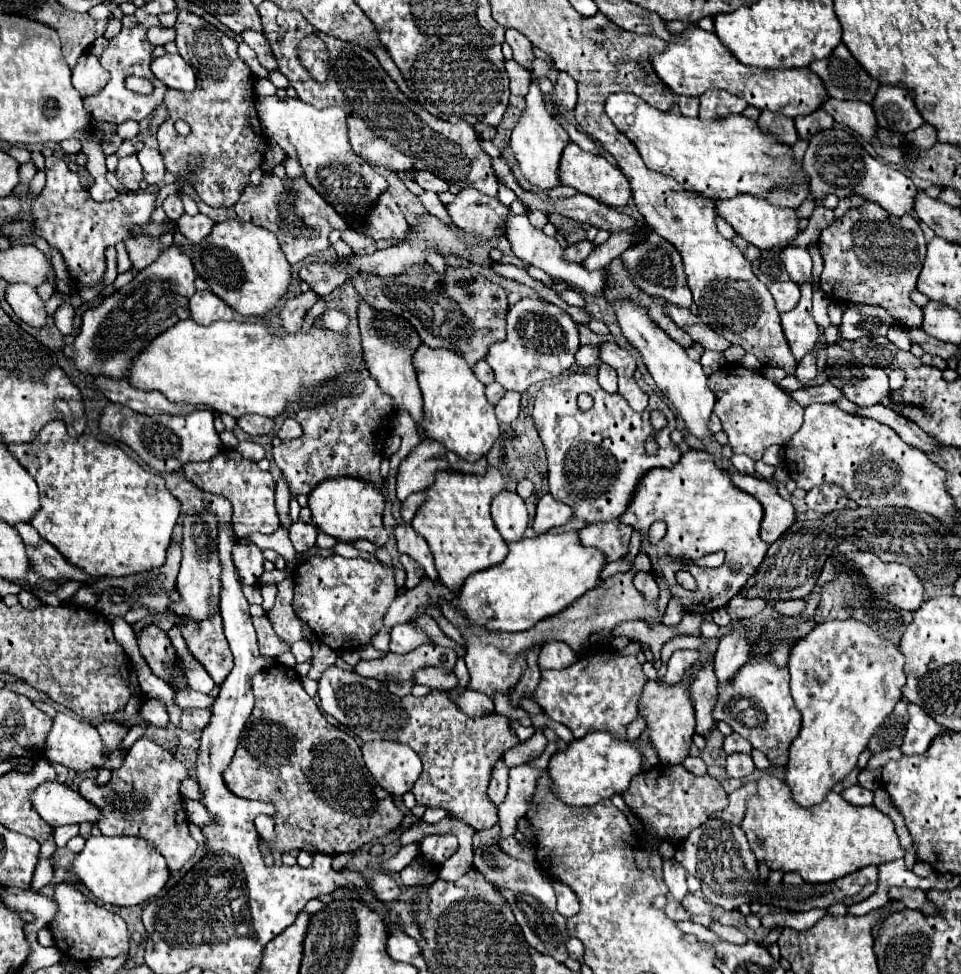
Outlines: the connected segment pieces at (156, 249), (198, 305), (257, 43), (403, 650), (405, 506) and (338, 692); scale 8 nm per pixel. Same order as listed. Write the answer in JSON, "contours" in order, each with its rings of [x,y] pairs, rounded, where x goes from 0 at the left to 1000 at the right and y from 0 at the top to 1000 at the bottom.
{"contours":[[[[134,244],[130,246],[130,253],[132,253],[132,259],[136,263],[136,269],[138,269],[138,275],[143,277],[149,277],[153,275],[168,259],[168,248],[161,246],[161,244]]],[[[220,298],[203,300],[197,310],[197,318],[199,318],[199,326],[211,335],[217,335],[224,329],[240,329],[242,326],[242,318],[230,306],[220,302]]],[[[253,31],[253,33],[251,33],[251,39],[253,39],[255,45],[259,45],[259,47],[267,53],[267,60],[270,60],[270,64],[274,66],[274,70],[278,70],[278,72],[288,72],[288,64],[286,64],[286,60],[284,60],[282,47],[280,47],[278,39],[276,39],[272,33]]],[[[430,639],[415,641],[407,647],[407,669],[411,671],[424,671],[442,659],[448,659],[448,655]]],[[[440,505],[424,509],[424,511],[417,515],[417,532],[424,534],[424,536],[428,536],[430,530],[432,530],[432,526],[434,526],[434,522],[436,522],[436,517],[440,517],[440,511],[442,511]]],[[[342,684],[336,690],[332,698],[332,717],[334,727],[378,762],[409,760],[428,766],[436,774],[440,793],[428,811],[434,825],[461,830],[469,838],[490,846],[494,852],[505,852],[519,844],[517,828],[507,817],[507,805],[521,774],[540,764],[540,758],[530,747],[528,735],[509,733],[490,737],[471,723],[465,710],[457,708],[451,708],[440,717],[415,717],[405,710],[396,710],[394,729],[394,700],[351,684]]]]}

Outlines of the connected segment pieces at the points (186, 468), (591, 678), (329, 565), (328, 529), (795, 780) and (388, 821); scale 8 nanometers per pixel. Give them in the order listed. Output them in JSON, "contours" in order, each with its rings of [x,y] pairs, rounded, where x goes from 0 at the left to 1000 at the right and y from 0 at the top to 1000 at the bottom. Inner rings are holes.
{"contours":[[[[234,460],[226,468],[207,476],[190,476],[188,487],[205,501],[234,509],[242,520],[242,538],[249,552],[257,552],[265,546],[284,548],[290,542],[290,530],[286,524],[286,495],[280,485],[270,483],[267,474],[253,470],[249,464]]],[[[661,671],[640,674],[636,678],[607,674],[590,688],[567,688],[557,706],[557,721],[575,741],[590,745],[598,758],[607,758],[621,749],[630,749],[640,758],[650,758],[652,745],[665,735],[663,721],[671,700],[673,694],[669,692]]],[[[326,571],[309,581],[305,589],[307,598],[307,614],[305,614],[305,626],[307,630],[328,649],[328,653],[340,661],[347,667],[357,665],[374,665],[386,659],[386,655],[396,647],[399,634],[409,620],[409,616],[415,610],[415,604],[411,602],[411,581],[399,579],[399,577],[384,577],[380,573],[355,573],[355,571]]],[[[347,491],[334,495],[324,507],[322,507],[322,522],[326,528],[326,538],[340,550],[347,550],[355,556],[367,556],[367,554],[384,554],[390,561],[401,561],[403,556],[403,544],[399,542],[399,522],[401,511],[396,507],[396,501],[386,499],[384,495],[371,493],[371,491]]],[[[861,637],[850,641],[840,653],[829,657],[821,669],[823,686],[823,713],[827,725],[836,733],[836,745],[831,756],[823,762],[821,784],[817,805],[823,809],[825,821],[831,828],[850,828],[871,803],[875,803],[890,786],[894,774],[902,768],[906,754],[929,731],[938,719],[938,706],[942,702],[940,690],[942,676],[927,659],[915,655],[906,643],[892,641],[892,637]]],[[[284,682],[263,694],[265,727],[253,747],[247,772],[240,786],[234,791],[234,805],[242,815],[257,821],[282,823],[288,830],[286,836],[286,873],[317,873],[324,877],[355,877],[376,871],[386,862],[394,860],[396,854],[407,854],[415,850],[419,840],[417,832],[411,828],[407,815],[403,815],[384,795],[376,778],[376,768],[357,749],[342,743],[332,731],[328,719],[319,715],[313,704],[313,696],[307,686],[294,682]]]]}

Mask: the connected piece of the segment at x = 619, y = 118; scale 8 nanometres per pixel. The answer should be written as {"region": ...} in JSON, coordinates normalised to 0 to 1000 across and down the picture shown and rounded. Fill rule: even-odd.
{"region":[[[652,94],[636,97],[630,105],[630,115],[640,131],[661,148],[675,175],[698,181],[711,195],[725,197],[734,203],[765,203],[767,199],[798,203],[811,191],[842,187],[836,168],[825,162],[823,150],[794,136],[781,121],[761,119],[732,125],[729,121],[688,115]]]}

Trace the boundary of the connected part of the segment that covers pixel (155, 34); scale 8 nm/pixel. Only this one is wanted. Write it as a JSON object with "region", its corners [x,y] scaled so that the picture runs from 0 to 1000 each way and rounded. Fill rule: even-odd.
{"region":[[[170,27],[155,29],[153,41],[155,41],[157,45],[161,45],[161,47],[172,47],[174,43],[180,43],[180,41],[182,41],[182,31],[180,31],[180,29],[170,29]]]}

